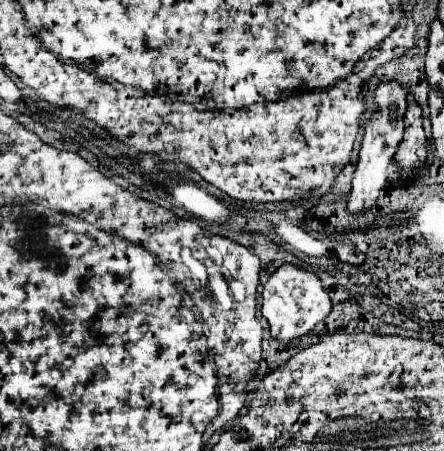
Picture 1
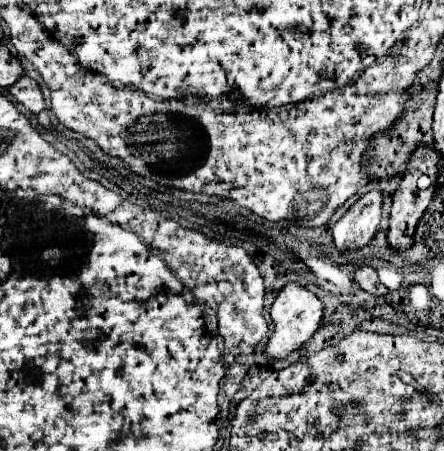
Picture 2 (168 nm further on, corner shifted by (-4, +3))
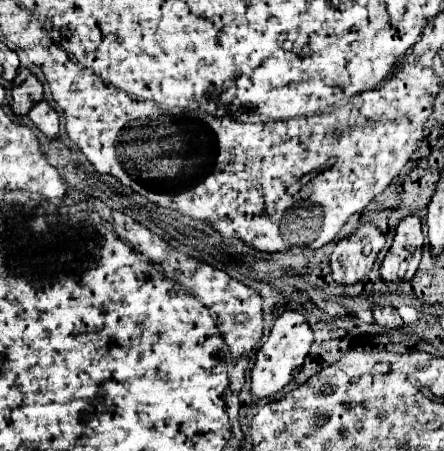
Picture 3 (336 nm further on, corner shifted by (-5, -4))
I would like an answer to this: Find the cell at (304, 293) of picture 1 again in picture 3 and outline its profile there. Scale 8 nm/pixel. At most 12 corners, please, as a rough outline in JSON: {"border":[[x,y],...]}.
{"border":[[284,310],[252,368],[254,398],[300,372],[312,342],[298,310]]}

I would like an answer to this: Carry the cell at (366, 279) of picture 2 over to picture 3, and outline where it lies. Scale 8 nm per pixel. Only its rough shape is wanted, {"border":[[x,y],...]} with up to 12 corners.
{"border":[[374,306],[374,322],[384,328],[404,324],[392,306]]}

